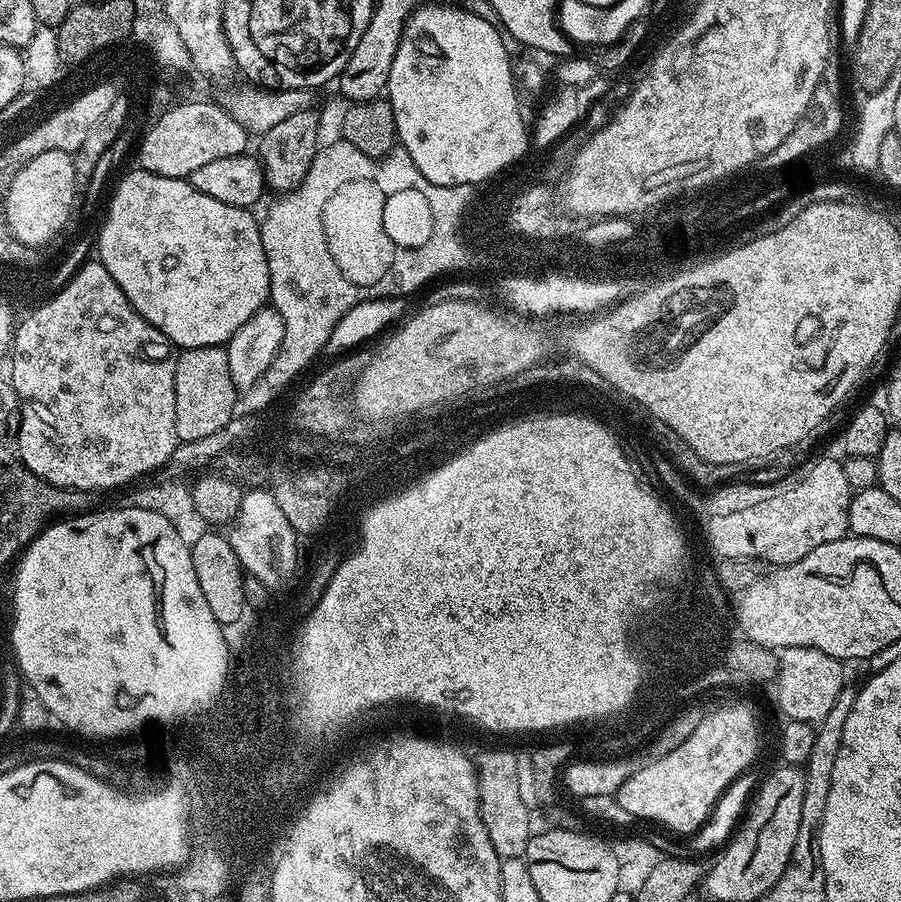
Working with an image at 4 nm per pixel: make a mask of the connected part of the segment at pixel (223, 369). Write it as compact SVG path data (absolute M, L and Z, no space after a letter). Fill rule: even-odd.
M227 347L183 349L176 358L174 382L174 426L179 443L205 438L208 434L221 430L234 417L238 386L231 374Z

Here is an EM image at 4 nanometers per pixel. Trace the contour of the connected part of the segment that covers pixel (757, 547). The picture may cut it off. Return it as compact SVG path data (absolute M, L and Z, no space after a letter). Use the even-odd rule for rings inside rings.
M831 455L828 456L820 456L817 460L809 459L807 462L801 463L783 480L777 480L775 483L730 483L730 494L717 496L711 507L712 530L710 535L713 538L708 548L713 553L717 552L716 556L720 558L742 559L748 557L755 562L765 560L768 566L779 566L798 562L819 544L841 540L843 536L849 535L848 511L854 489L850 486L850 482L846 482L843 463Z

